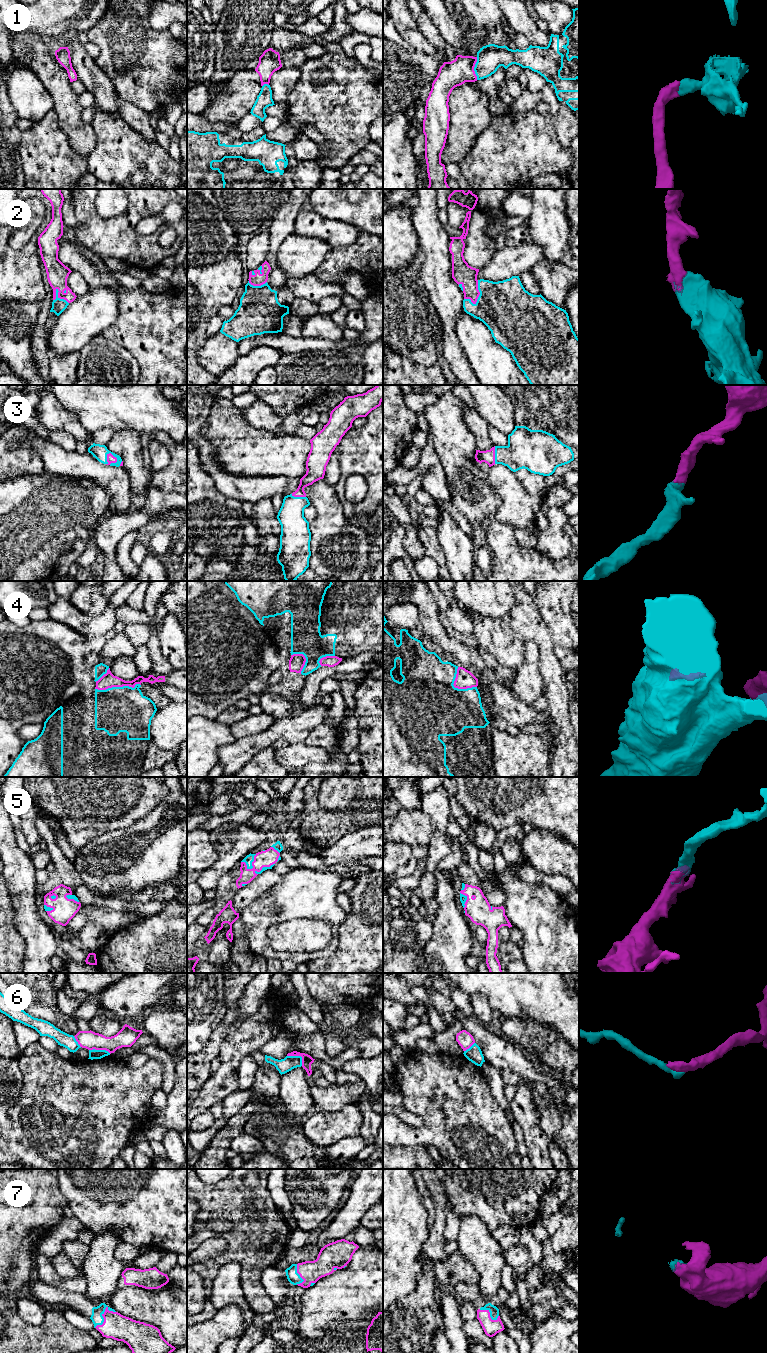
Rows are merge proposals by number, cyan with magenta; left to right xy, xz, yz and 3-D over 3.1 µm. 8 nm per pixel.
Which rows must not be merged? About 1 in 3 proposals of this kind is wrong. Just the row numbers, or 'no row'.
4, 6

